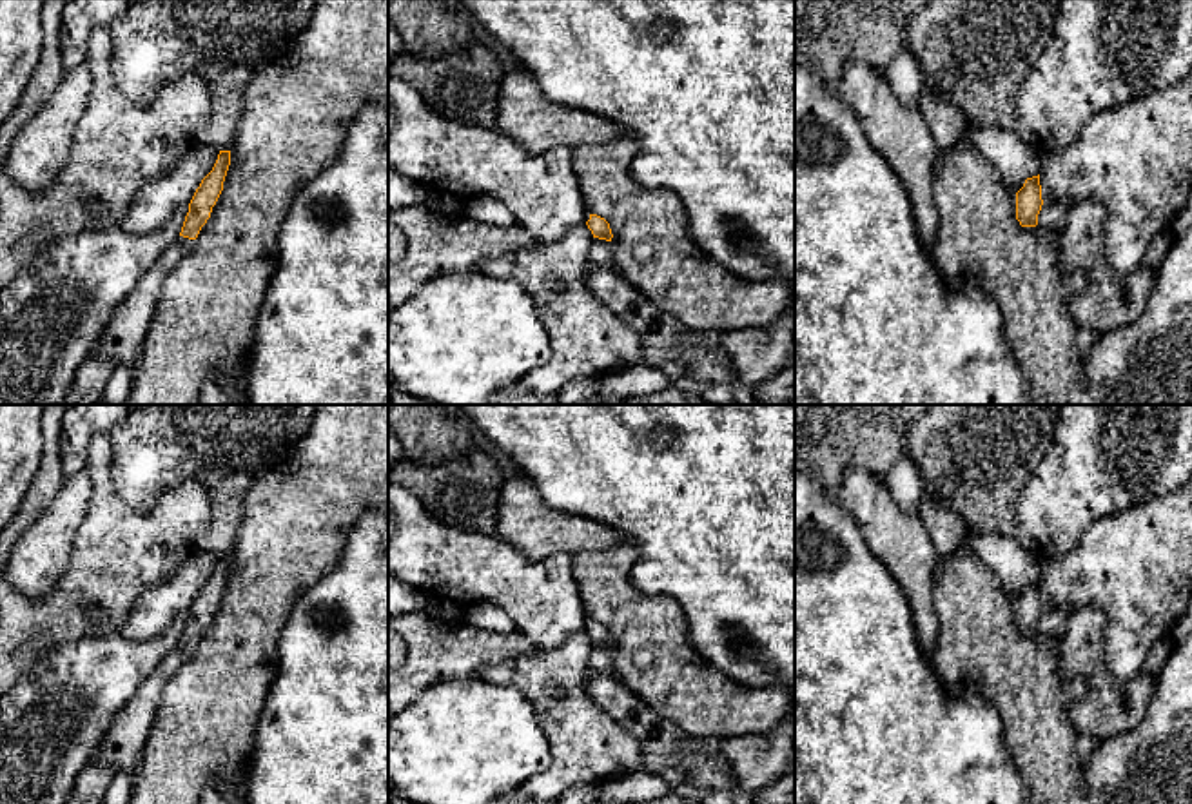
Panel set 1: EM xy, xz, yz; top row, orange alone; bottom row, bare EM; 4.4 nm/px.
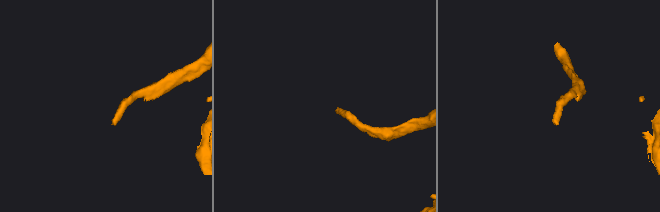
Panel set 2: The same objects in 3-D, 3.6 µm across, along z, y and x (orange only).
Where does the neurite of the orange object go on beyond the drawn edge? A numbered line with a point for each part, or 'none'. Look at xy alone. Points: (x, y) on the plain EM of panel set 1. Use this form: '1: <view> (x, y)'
1: xy (120, 750)

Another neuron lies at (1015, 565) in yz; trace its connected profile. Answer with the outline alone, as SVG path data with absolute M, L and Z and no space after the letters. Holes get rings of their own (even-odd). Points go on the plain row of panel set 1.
M969 534L963 541L1014 599L1040 581L1040 559L1031 548L996 534Z

